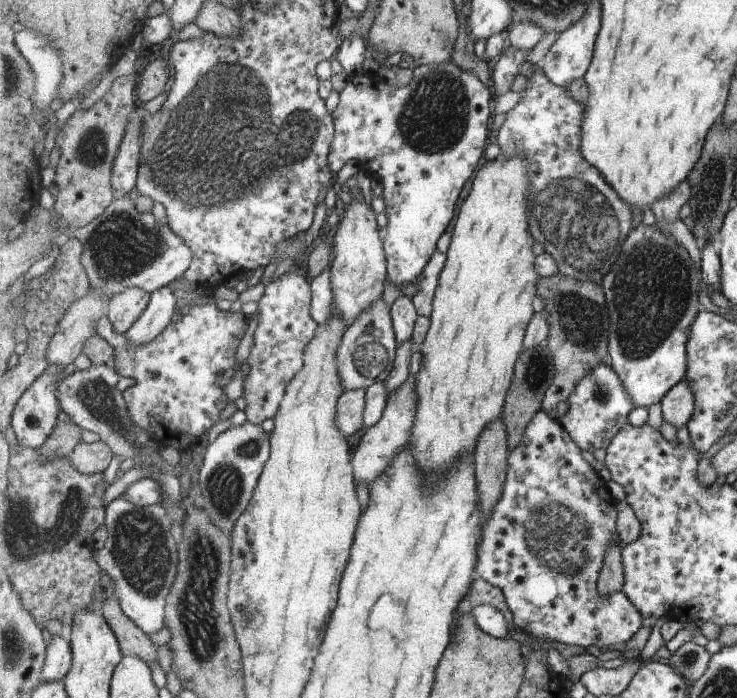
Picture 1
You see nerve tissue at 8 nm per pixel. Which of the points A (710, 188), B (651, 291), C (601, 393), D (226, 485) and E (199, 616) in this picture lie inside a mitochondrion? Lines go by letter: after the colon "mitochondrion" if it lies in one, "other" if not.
A: mitochondrion
B: mitochondrion
C: mitochondrion
D: mitochondrion
E: mitochondrion

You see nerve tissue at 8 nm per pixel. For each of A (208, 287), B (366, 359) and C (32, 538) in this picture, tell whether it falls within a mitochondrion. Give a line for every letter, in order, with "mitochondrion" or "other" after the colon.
A: other
B: mitochondrion
C: mitochondrion

